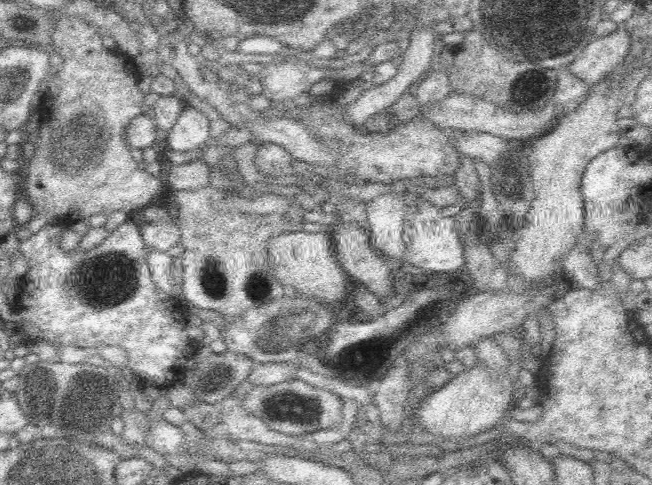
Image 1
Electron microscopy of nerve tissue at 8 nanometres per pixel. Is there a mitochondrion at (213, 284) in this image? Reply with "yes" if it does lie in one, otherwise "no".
yes

